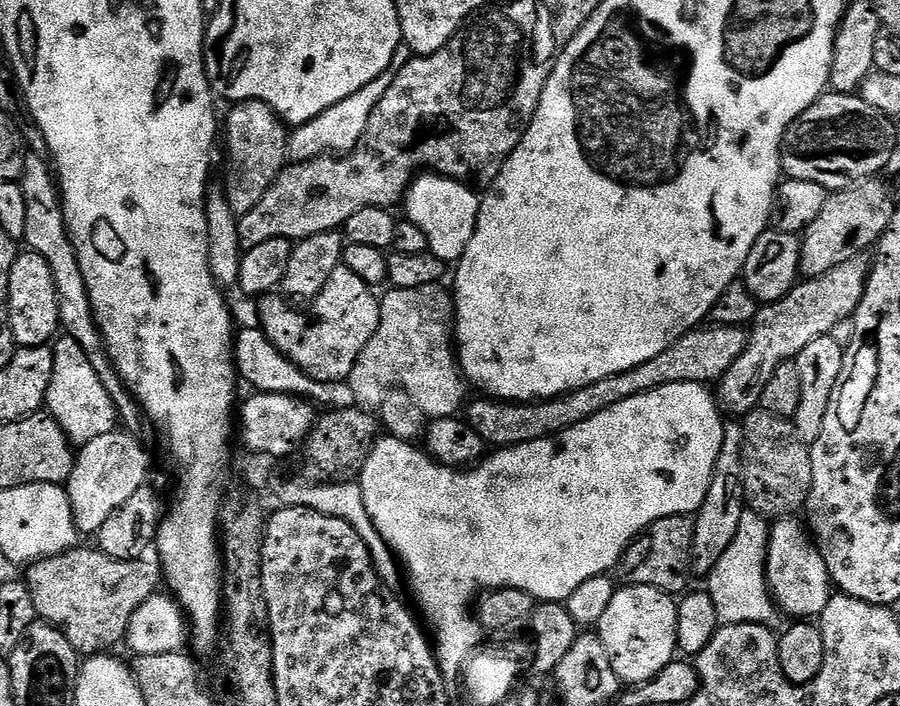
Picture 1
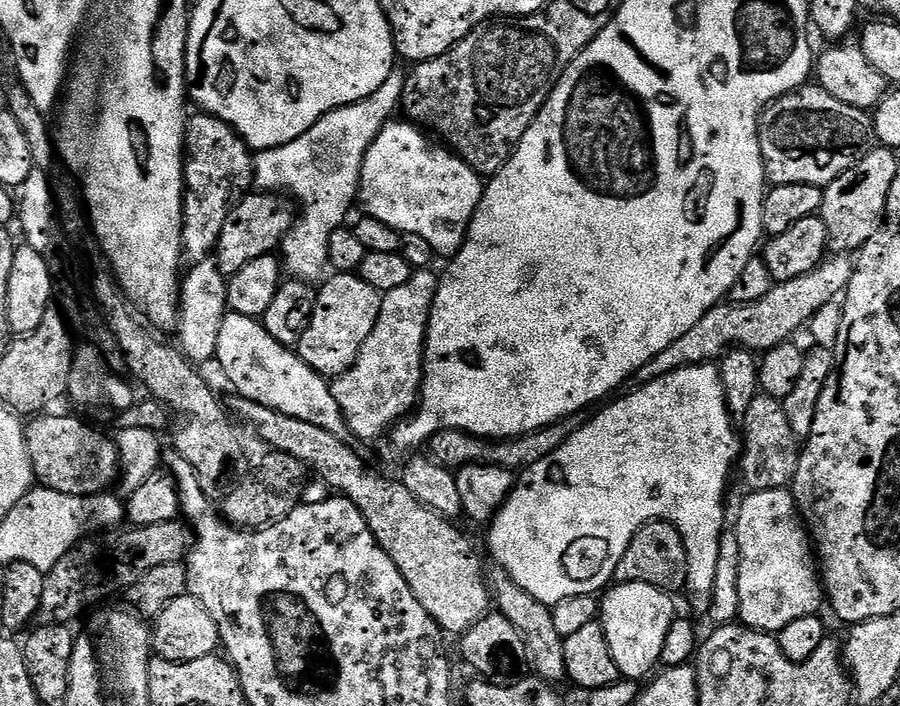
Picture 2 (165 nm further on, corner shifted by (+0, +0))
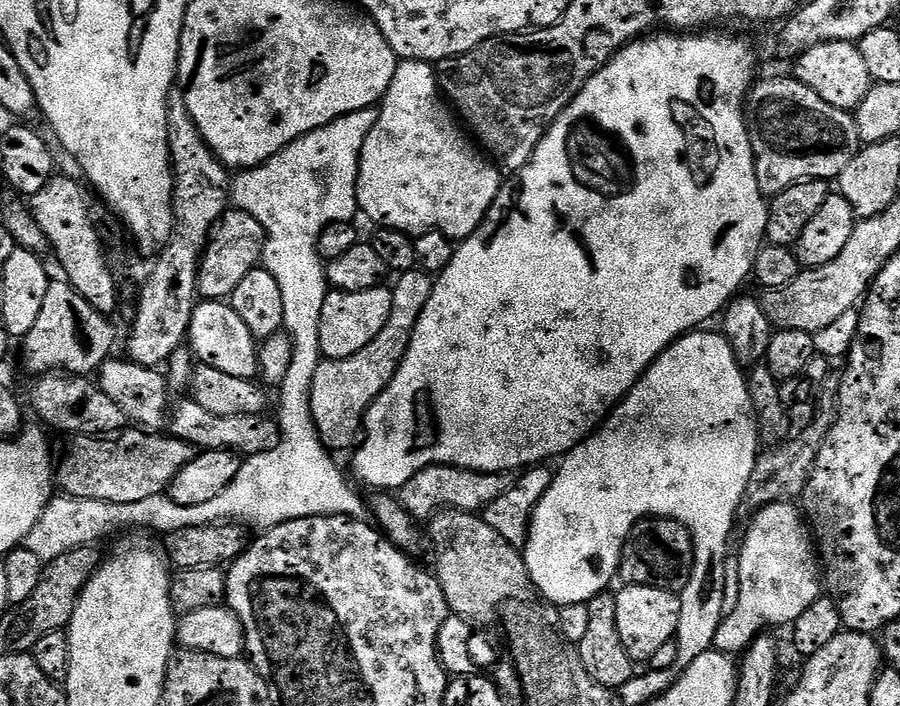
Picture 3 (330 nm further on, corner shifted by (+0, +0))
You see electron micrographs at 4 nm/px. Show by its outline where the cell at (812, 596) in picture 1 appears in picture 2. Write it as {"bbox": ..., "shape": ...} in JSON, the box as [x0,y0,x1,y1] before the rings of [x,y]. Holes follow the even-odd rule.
{"bbox":[734,489,824,633],"shape":[[[789,489],[748,494],[734,527],[739,542],[739,619],[745,627],[779,633],[798,618],[817,615],[824,604],[823,583],[807,525]]]}

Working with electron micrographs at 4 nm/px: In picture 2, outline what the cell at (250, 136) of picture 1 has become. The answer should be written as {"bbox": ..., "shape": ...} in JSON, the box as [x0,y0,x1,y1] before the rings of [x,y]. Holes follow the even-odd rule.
{"bbox":[184,114,254,265],"shape":[[[196,114],[191,117],[188,123],[188,134],[186,137],[186,163],[184,166],[184,182],[186,185],[187,195],[190,197],[185,199],[184,202],[184,255],[191,261],[193,265],[201,264],[203,260],[209,259],[217,251],[220,243],[220,235],[222,230],[226,226],[226,218],[230,218],[232,209],[244,199],[245,196],[249,195],[254,188],[254,152],[253,149],[249,148],[248,144],[240,137],[232,127],[226,122],[222,122],[216,116],[209,116],[207,114]]]}

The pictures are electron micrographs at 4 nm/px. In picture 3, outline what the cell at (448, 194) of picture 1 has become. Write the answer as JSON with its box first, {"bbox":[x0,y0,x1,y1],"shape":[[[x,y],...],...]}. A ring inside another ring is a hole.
{"bbox":[356,60,501,242],"shape":[[[400,60],[388,92],[379,105],[378,122],[374,122],[374,130],[370,130],[362,146],[356,179],[359,211],[365,212],[373,220],[373,225],[381,228],[409,234],[435,230],[446,234],[453,242],[459,242],[474,234],[476,227],[483,222],[494,198],[500,193],[500,176],[501,169],[473,143],[442,99],[435,67],[427,60]]]}

